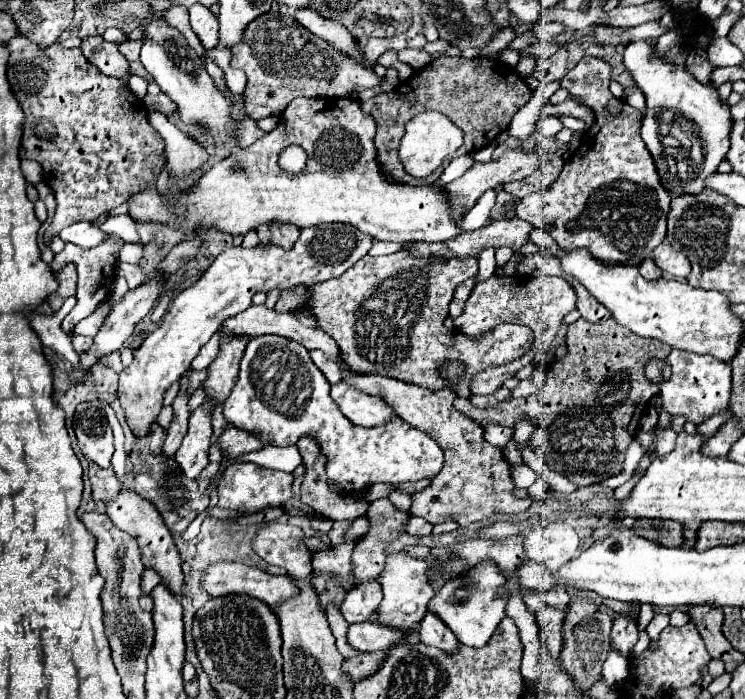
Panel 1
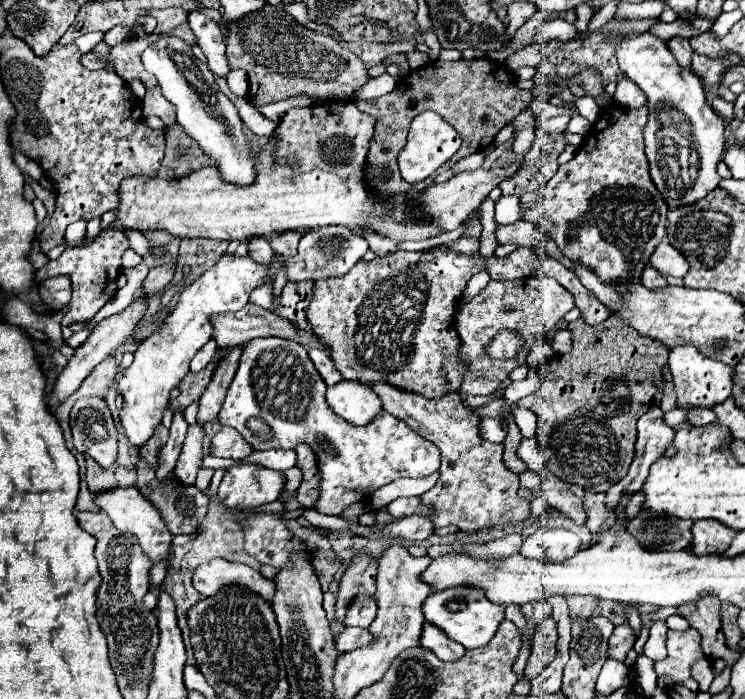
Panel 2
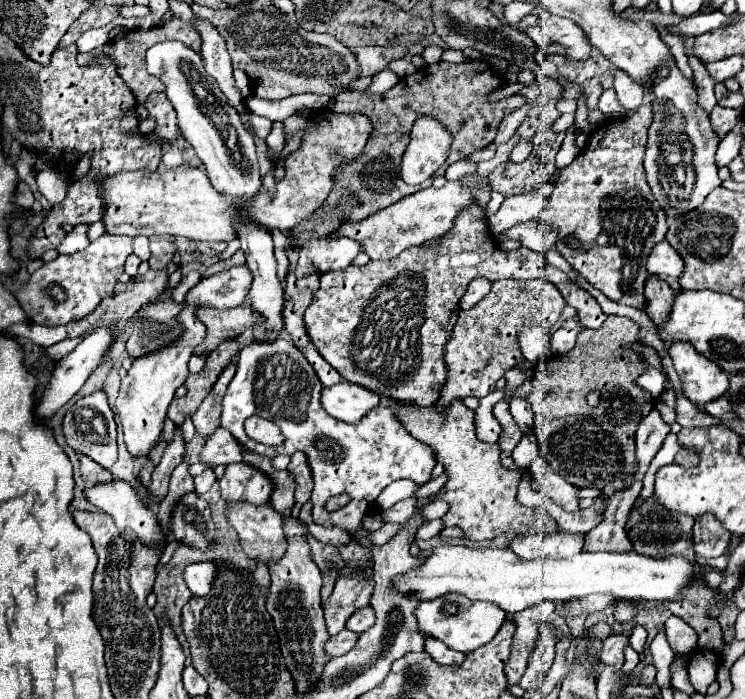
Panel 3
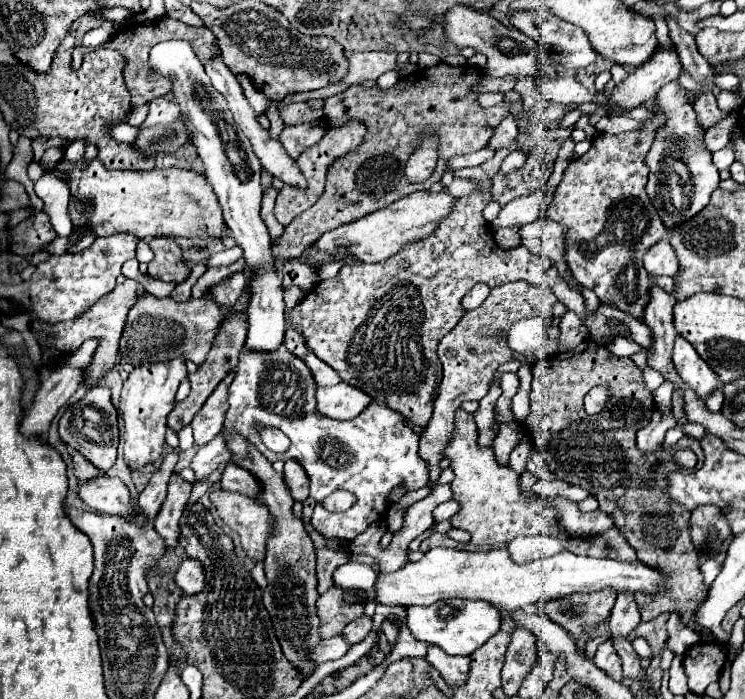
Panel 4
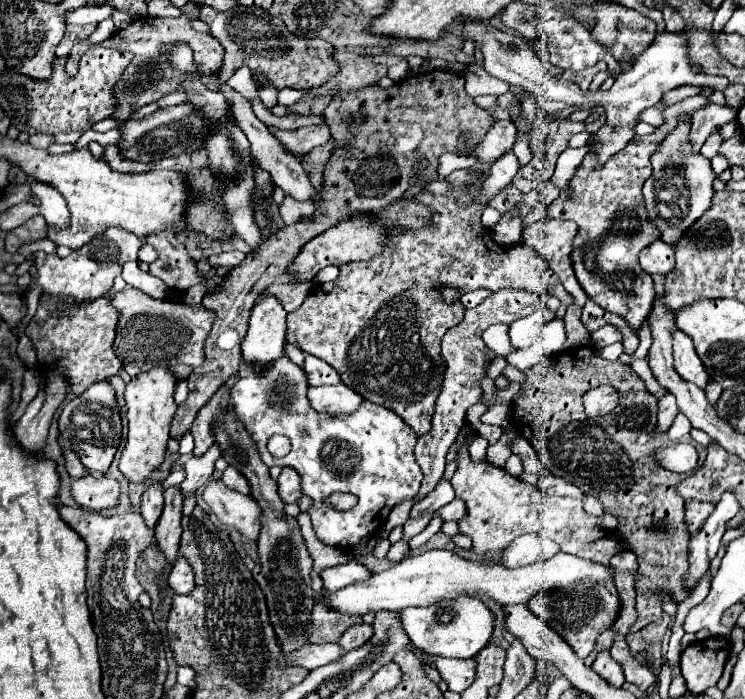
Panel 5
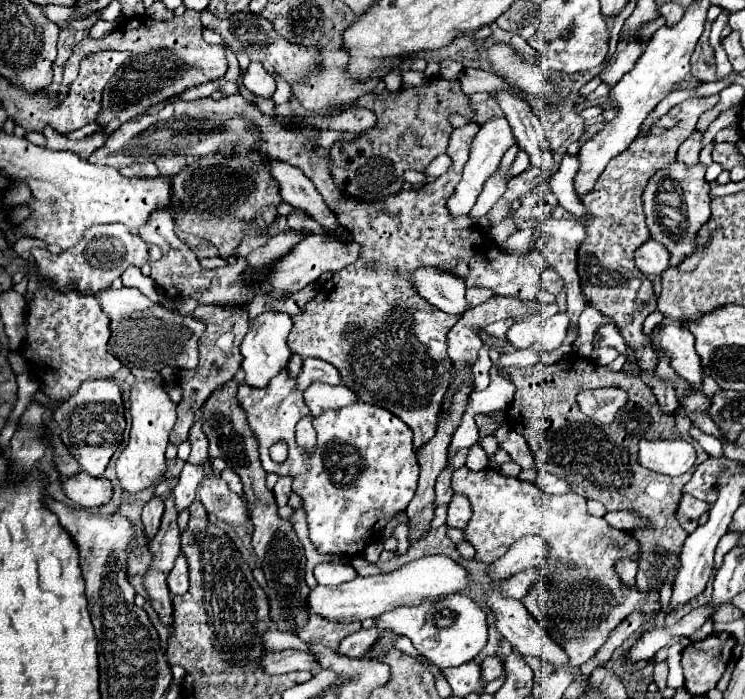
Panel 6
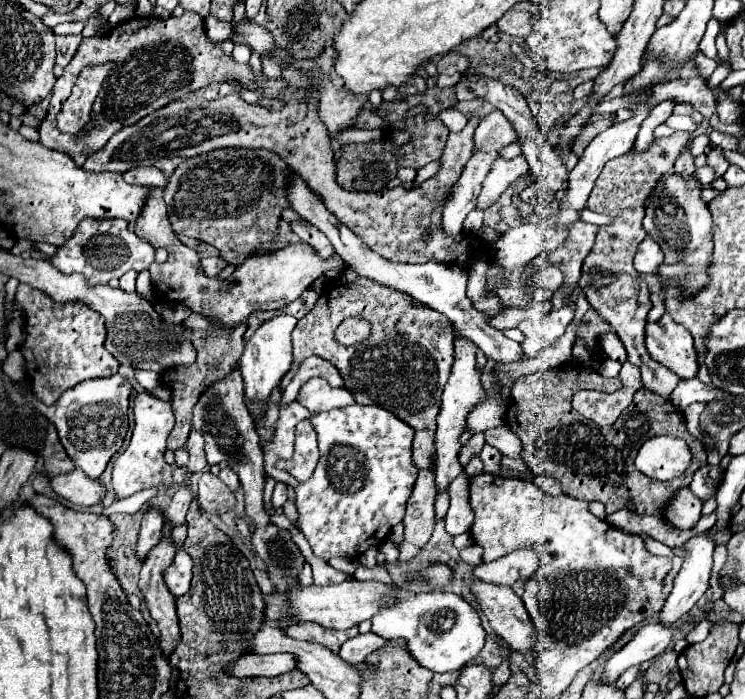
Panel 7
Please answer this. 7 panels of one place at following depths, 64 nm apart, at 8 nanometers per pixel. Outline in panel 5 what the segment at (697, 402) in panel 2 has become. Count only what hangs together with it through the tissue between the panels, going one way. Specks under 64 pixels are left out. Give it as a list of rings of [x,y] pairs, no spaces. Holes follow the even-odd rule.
[[[672,330],[672,350],[674,350],[674,368],[676,372],[686,380],[700,388],[708,384],[708,372],[704,370],[702,360],[698,358],[692,338],[684,334],[682,330]]]

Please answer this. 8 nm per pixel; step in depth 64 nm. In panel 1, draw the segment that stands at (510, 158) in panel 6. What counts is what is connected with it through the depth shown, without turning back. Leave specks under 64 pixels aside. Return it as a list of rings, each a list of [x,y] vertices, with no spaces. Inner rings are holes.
[[[550,82],[550,84],[540,84],[538,90],[534,90],[534,96],[530,98],[530,102],[516,112],[516,116],[512,118],[510,126],[508,126],[508,132],[510,136],[518,138],[520,142],[528,140],[534,132],[534,126],[536,126],[536,120],[540,116],[540,108],[546,100],[550,100],[550,96],[560,88],[560,82]]]

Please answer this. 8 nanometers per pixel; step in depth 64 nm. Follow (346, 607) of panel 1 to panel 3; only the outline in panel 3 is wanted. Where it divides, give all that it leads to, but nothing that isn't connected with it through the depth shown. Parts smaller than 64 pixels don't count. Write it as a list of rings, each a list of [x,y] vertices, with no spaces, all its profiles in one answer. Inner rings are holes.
[[[368,606],[368,608],[358,610],[358,612],[350,618],[350,620],[346,622],[346,628],[352,630],[352,632],[356,632],[356,634],[362,634],[362,632],[366,632],[372,624],[374,624],[374,612],[372,612],[372,608]]]

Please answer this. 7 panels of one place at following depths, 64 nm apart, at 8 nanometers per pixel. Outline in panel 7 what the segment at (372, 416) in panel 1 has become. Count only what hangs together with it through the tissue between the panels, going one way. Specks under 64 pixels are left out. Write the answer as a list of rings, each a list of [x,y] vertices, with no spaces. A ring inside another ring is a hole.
[[[312,378],[302,384],[296,400],[310,412],[326,412],[330,408],[352,404],[354,396],[346,388],[330,388],[324,378]]]

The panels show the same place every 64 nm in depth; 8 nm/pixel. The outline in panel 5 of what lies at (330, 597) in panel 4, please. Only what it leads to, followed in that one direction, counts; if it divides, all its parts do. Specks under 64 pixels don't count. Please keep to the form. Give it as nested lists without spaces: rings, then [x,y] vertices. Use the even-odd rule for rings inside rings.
[[[318,602],[312,610],[312,632],[308,632],[308,640],[310,642],[320,642],[320,644],[338,642],[340,636],[350,626],[356,626],[360,622],[362,622],[360,616],[338,614],[338,612],[328,610],[324,604]]]

